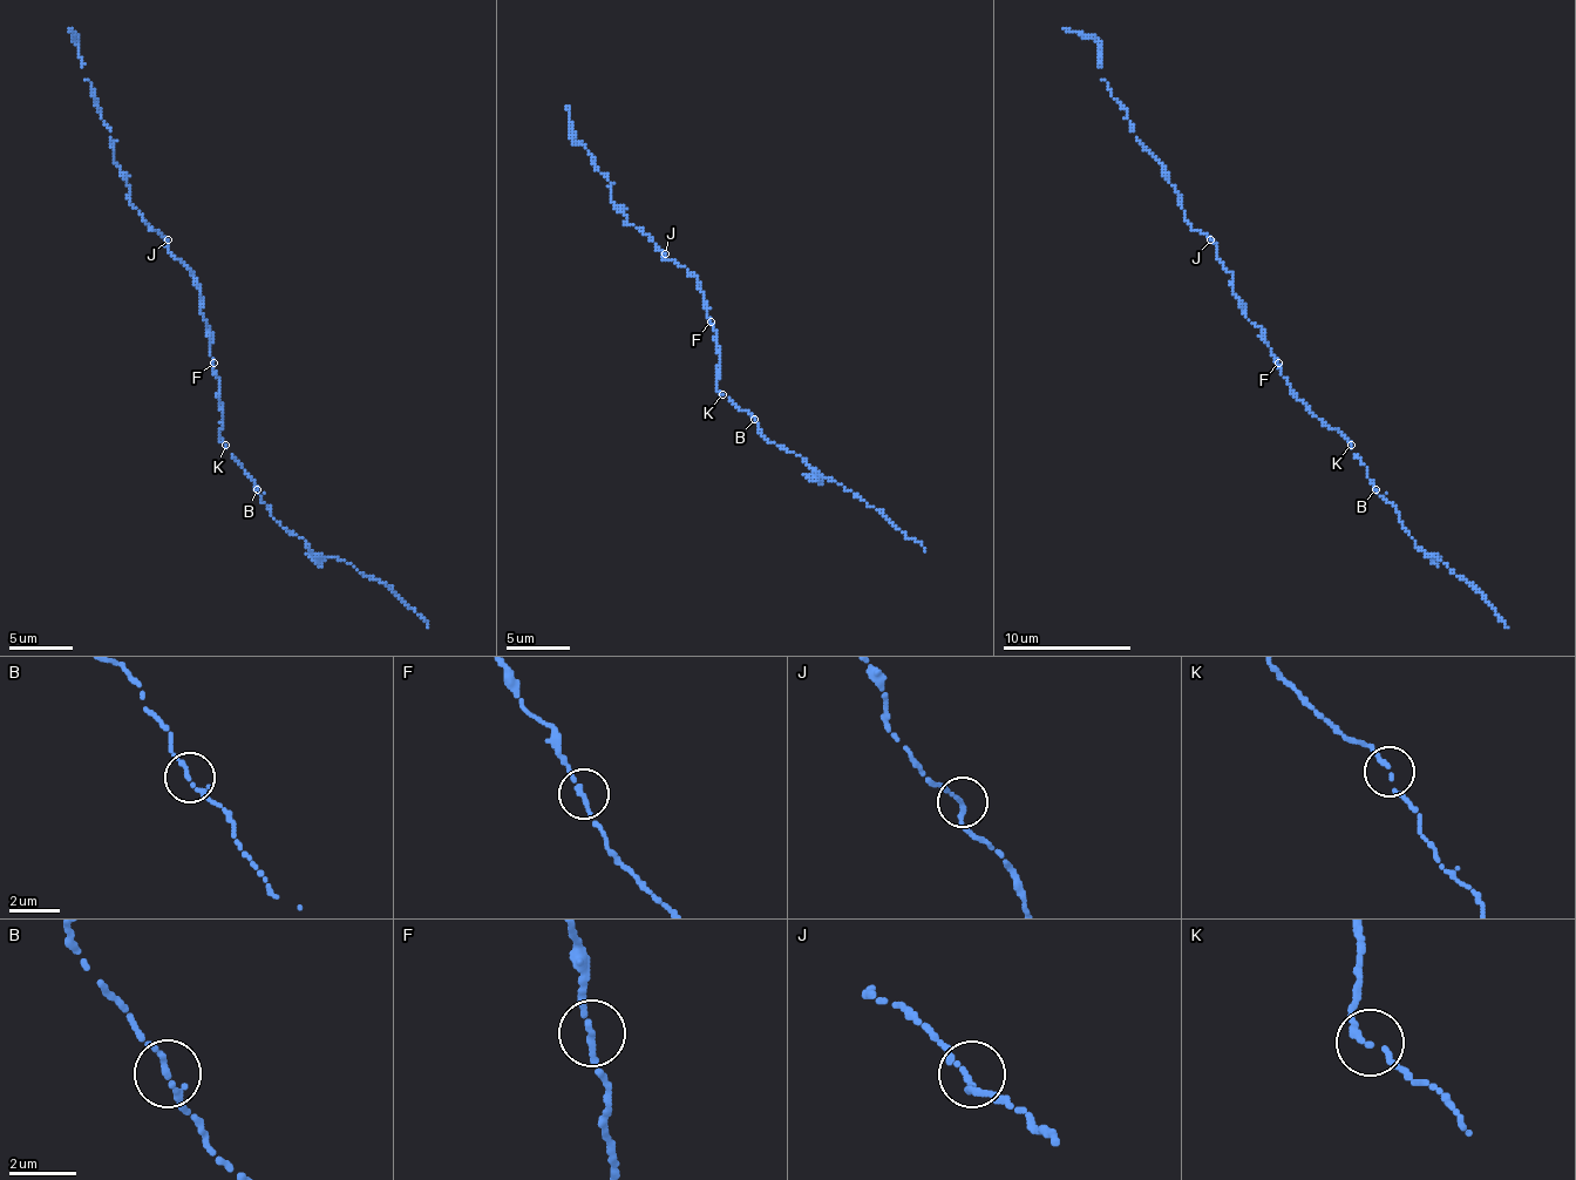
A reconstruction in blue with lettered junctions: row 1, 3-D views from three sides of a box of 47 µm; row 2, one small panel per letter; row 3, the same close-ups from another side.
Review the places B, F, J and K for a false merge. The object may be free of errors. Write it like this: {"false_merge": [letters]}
{"false_merge": []}

